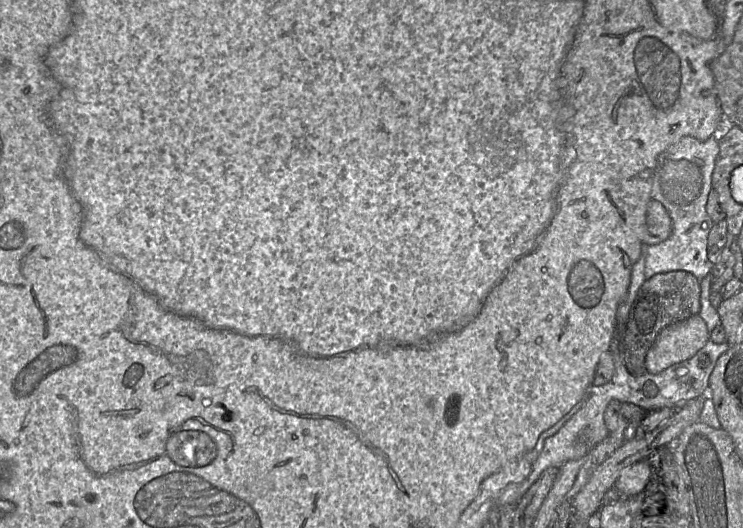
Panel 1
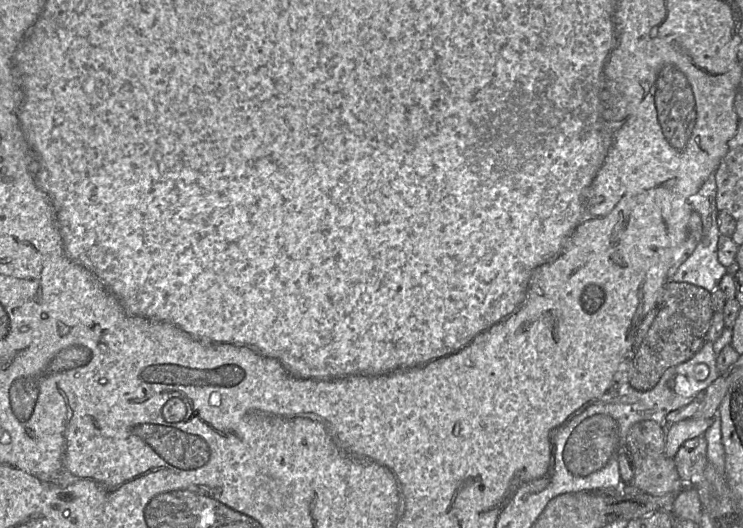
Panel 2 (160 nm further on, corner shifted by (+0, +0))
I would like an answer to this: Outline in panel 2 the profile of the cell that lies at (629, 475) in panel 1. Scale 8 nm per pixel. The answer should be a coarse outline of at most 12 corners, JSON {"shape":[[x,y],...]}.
{"shape":[[688,418],[666,426],[665,454],[703,436],[714,418]]}

